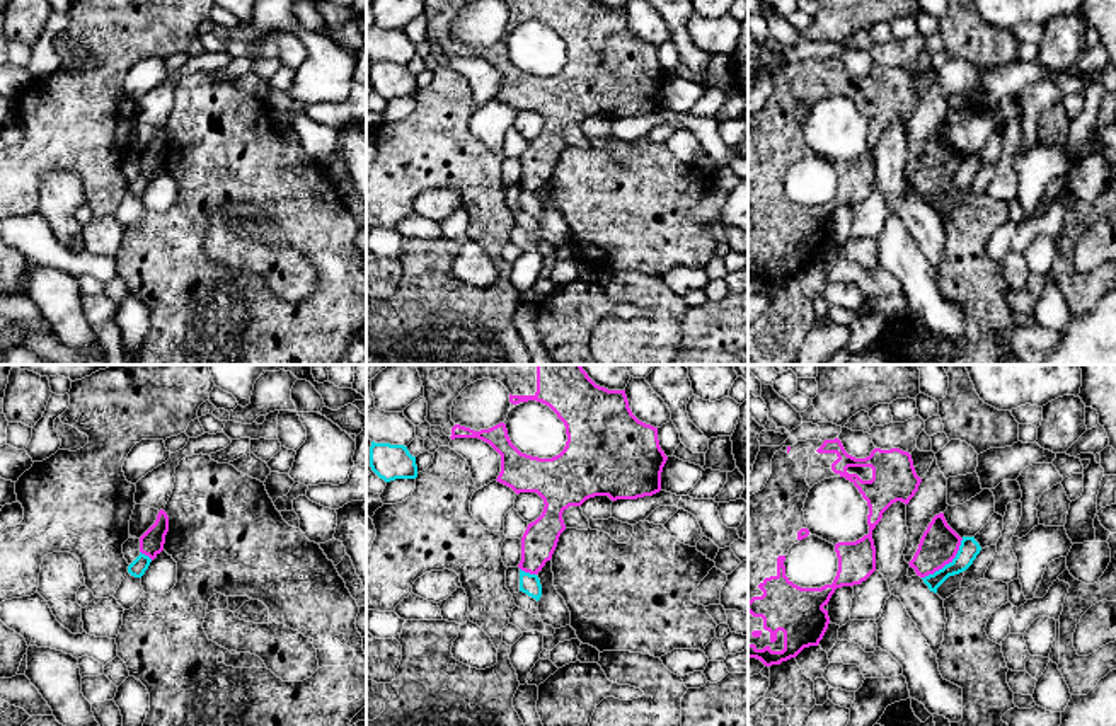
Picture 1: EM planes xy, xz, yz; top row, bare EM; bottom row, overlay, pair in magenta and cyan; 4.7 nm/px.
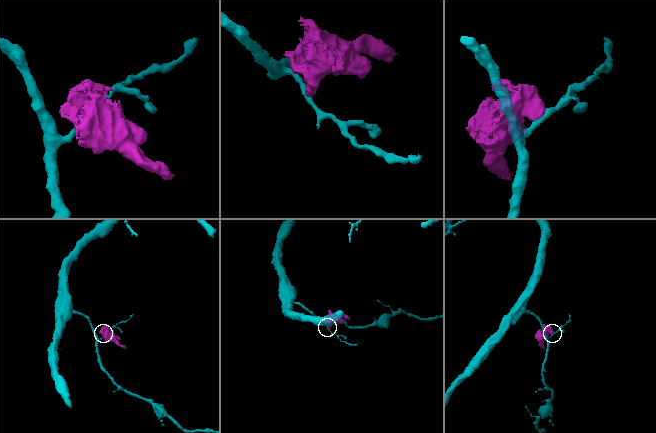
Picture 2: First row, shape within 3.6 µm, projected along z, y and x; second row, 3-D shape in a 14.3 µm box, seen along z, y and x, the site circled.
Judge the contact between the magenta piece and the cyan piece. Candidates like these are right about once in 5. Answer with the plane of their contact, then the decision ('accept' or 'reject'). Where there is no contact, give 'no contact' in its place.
contact in yz; reject

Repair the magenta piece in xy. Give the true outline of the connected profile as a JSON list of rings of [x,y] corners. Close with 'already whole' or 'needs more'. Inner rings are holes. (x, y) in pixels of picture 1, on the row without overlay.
[[[160,128],[155,141],[140,155],[140,170],[153,179],[164,169],[167,150],[169,135]]] | already whole

